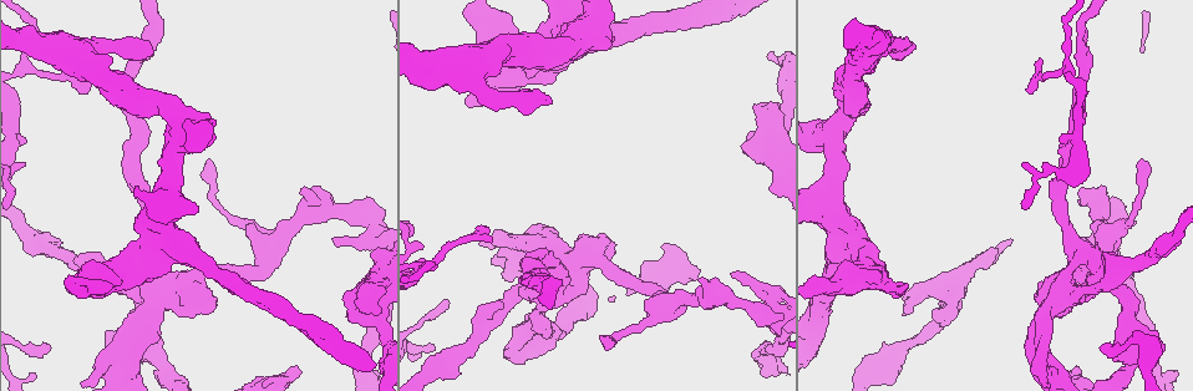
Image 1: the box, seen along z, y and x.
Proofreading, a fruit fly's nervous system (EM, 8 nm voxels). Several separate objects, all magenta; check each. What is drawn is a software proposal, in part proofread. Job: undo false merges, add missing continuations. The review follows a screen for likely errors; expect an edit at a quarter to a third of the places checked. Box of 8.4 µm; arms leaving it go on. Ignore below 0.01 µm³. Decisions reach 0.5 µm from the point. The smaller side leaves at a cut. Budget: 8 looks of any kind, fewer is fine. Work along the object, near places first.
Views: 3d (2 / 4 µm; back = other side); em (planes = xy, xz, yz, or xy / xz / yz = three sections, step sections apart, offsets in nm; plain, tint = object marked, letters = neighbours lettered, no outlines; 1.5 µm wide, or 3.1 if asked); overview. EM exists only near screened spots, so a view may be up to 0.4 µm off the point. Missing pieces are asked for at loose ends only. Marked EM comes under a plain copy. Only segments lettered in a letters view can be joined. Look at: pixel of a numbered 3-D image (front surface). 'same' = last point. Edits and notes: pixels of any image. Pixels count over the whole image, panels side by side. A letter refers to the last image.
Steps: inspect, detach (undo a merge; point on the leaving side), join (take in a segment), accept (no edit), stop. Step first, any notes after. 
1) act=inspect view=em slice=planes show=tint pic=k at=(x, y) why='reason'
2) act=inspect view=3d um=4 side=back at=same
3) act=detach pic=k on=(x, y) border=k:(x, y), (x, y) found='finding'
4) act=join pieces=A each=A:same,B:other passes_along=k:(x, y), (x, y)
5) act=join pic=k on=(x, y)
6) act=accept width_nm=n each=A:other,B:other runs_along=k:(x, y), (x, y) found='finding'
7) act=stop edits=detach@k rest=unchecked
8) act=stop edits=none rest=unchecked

act=inspect view=em slice=yz step=8 show=tint pic=1 at=(551, 101) why='an open end'

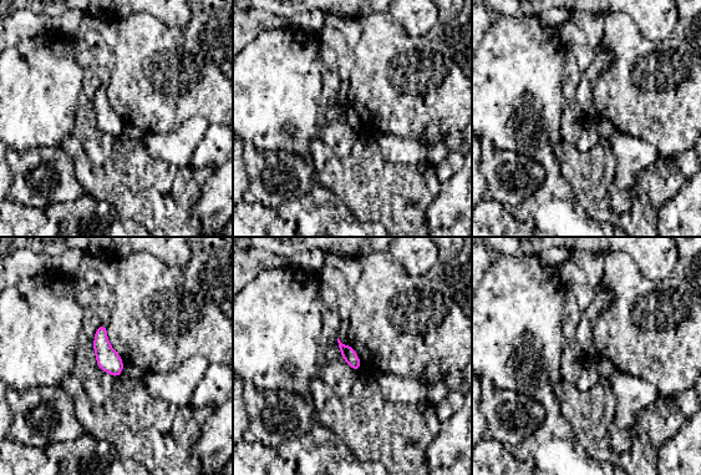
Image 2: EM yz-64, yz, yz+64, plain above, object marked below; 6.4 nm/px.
act=inspect view=em slice=planes show=tint at=same why='cut it another way'

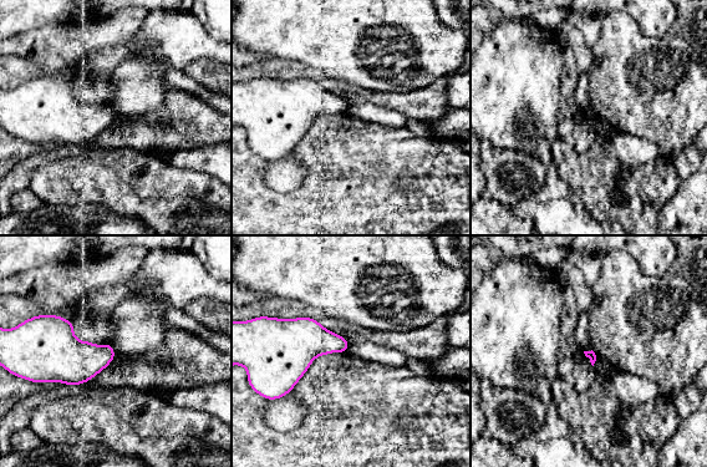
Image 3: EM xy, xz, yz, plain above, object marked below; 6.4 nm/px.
act=inspect view=em slice=planes show=letters at=same

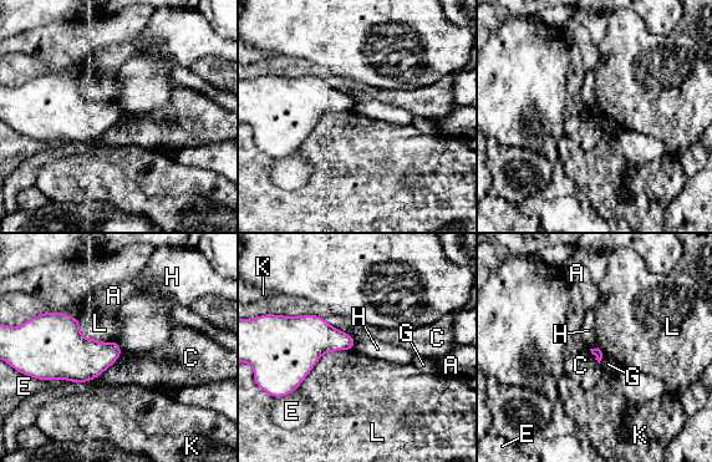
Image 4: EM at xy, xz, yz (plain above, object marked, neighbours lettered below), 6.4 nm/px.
act=accept each=A:other,C:other,E:other,G:other,H:other,K:other,L:other found='no lettered segment goes on from it'

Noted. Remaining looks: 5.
act=inspect view=em slice=planes show=letters pic=1 at=(1066, 24) why='abrupt turn'

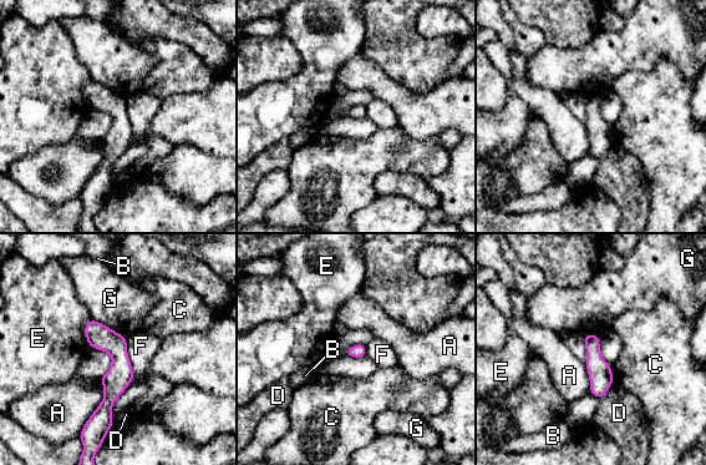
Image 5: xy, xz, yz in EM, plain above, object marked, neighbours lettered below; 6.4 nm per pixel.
act=accept width_nm=100 each=A:other,B:other,C:other,D:other,E:other,F:other,G:other runs_along=5:(92, 323), (117, 350), (103, 426) found='all the same neuron'

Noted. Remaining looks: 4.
act=inspect view=em slice=planes show=letters pic=1 at=(86, 93) why='free end'

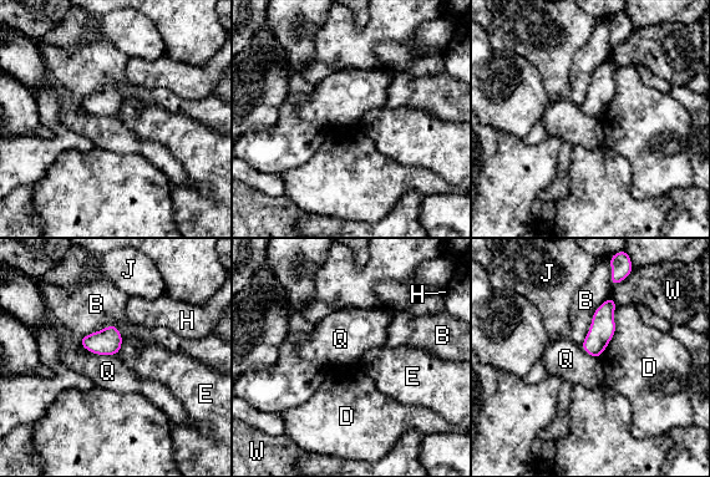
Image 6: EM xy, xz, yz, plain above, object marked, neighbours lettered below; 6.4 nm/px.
act=accept each=B:other,D:other,E:other,H:other,J:other,Q:other,W:other border=6:(80, 340), (90, 351), (117, 354) found='no lettered segment goes on from it'

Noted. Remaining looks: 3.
act=stop edits=none rest=unchecked

